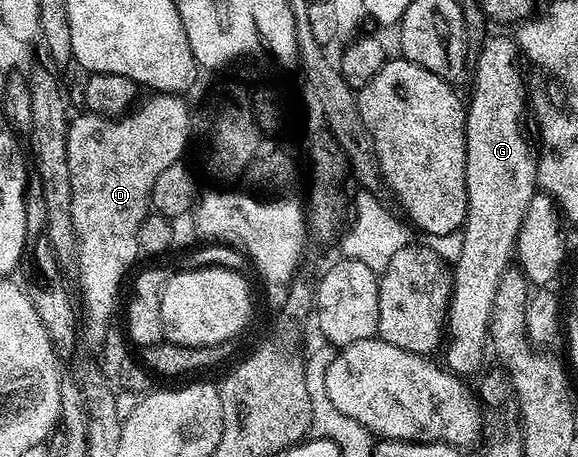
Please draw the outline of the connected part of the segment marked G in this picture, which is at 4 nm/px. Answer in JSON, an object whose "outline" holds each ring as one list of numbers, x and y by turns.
{"outline":[[511,35,490,37,484,49,474,56,476,77,472,80,472,101,469,99,466,104,468,209,462,229,462,254,450,272,452,294,448,302,447,340,442,348,443,367,461,378,469,378,485,367,484,348,486,352,494,294,502,274,513,263,518,230,522,218,526,218,526,206,530,206,530,198,538,194,538,156,533,141,531,144,524,133,526,80,516,60,518,49]]}

